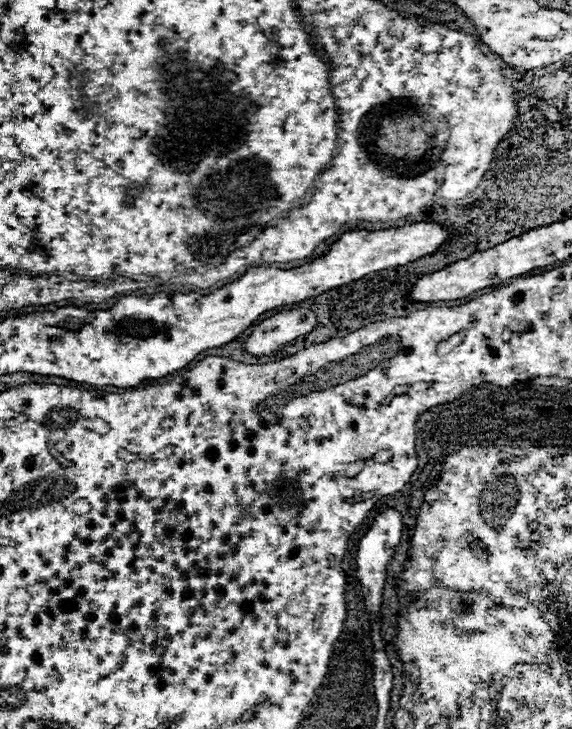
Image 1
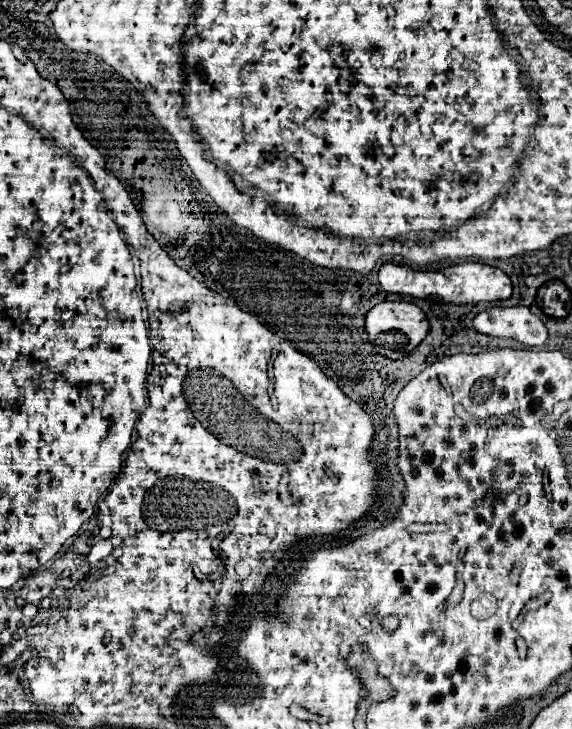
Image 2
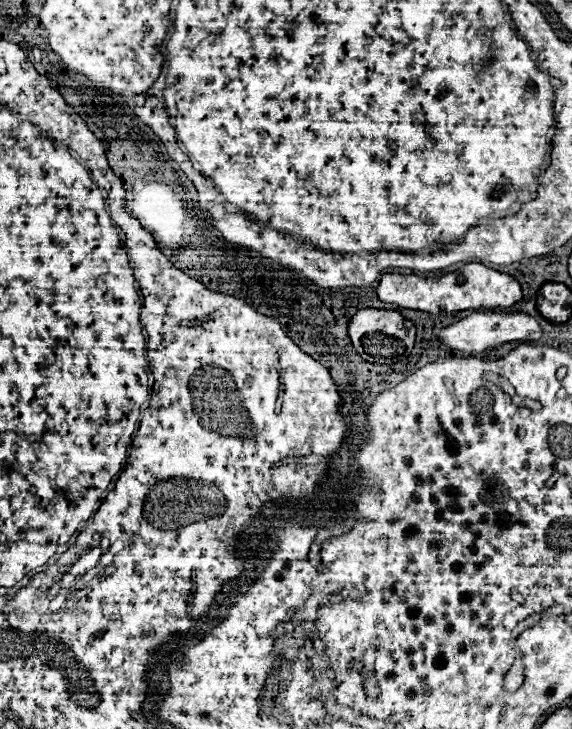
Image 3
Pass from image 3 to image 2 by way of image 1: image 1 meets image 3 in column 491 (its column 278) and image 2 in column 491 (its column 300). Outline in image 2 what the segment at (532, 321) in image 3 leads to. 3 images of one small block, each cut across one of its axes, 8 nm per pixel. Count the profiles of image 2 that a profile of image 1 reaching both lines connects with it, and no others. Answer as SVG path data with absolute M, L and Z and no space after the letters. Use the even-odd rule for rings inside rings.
M524 306L484 310L474 318L474 328L480 334L512 338L526 346L542 346L548 338L548 330L542 320Z

